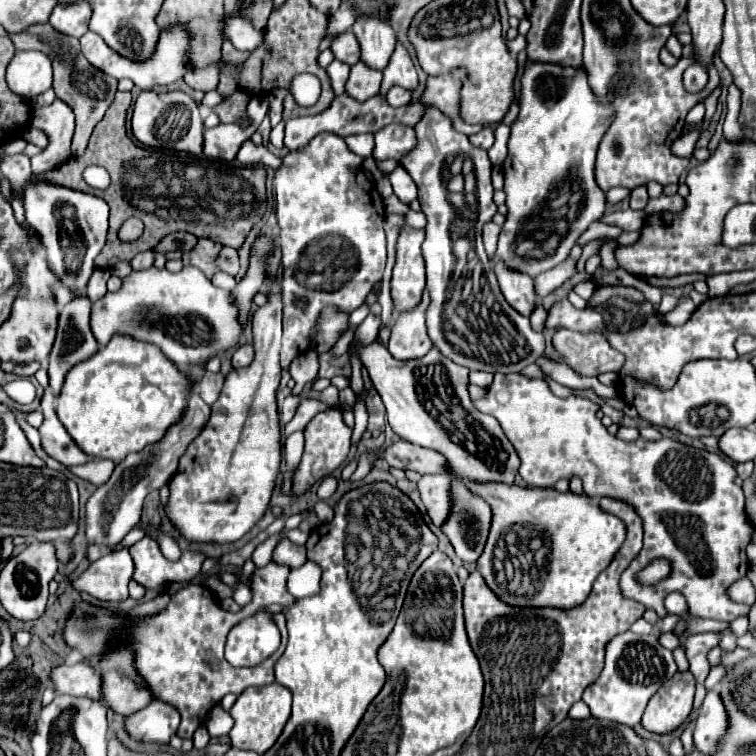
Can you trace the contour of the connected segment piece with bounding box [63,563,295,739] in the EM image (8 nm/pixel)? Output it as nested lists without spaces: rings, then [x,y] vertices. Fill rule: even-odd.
[[[269,563],[263,569],[255,569],[253,573],[253,601],[243,607],[239,613],[225,611],[213,597],[203,593],[203,587],[185,587],[177,595],[171,597],[169,605],[149,617],[129,619],[125,611],[113,607],[99,607],[87,601],[77,601],[69,611],[69,617],[63,625],[63,641],[67,647],[79,651],[85,661],[99,663],[111,649],[129,647],[133,653],[135,671],[149,685],[153,699],[173,705],[181,715],[181,725],[177,735],[183,739],[191,739],[195,729],[205,721],[207,713],[219,703],[227,693],[241,695],[247,687],[261,687],[275,681],[273,665],[281,657],[287,645],[287,627],[283,613],[273,615],[275,625],[281,631],[281,647],[267,657],[263,663],[255,667],[233,667],[223,657],[225,641],[229,631],[247,617],[257,615],[265,607],[279,603],[289,605],[295,599],[285,591],[289,569],[277,563]],[[271,579],[271,591],[269,591]]]

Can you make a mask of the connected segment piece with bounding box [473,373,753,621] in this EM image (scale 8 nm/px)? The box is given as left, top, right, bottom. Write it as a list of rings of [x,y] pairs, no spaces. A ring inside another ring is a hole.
[[[495,373],[491,385],[487,387],[487,393],[481,399],[473,401],[473,405],[481,413],[489,413],[499,421],[503,433],[507,435],[507,439],[513,443],[513,447],[521,457],[519,475],[527,485],[545,489],[545,487],[555,487],[559,479],[571,481],[573,477],[579,477],[583,481],[585,495],[619,499],[637,511],[637,515],[643,519],[645,539],[643,539],[641,553],[621,573],[619,585],[623,597],[655,609],[657,615],[667,615],[663,601],[671,591],[683,593],[689,603],[689,611],[703,619],[733,621],[735,617],[749,611],[745,605],[737,605],[727,597],[727,587],[737,579],[745,577],[749,569],[745,549],[753,533],[753,525],[749,525],[745,513],[743,491],[741,487],[735,485],[737,471],[733,463],[721,459],[715,453],[687,447],[673,439],[645,441],[643,437],[639,437],[633,443],[621,441],[609,435],[607,429],[601,425],[601,421],[595,417],[599,407],[593,401],[576,396],[557,397],[551,393],[551,389],[543,379],[529,378],[520,373]],[[653,557],[669,557],[669,561],[673,563],[673,573],[657,587],[643,589],[635,583],[635,573],[643,569],[647,561],[651,561]]]

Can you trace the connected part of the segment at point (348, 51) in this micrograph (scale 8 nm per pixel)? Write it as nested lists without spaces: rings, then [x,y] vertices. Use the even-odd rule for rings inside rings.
[[[351,29],[337,35],[329,49],[333,51],[335,59],[339,59],[339,61],[343,61],[347,65],[355,65],[359,61],[359,43],[357,43],[355,35],[351,33]]]

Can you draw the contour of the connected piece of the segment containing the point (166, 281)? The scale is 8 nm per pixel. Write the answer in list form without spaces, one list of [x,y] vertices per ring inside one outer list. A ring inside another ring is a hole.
[[[153,265],[151,269],[131,271],[131,275],[123,279],[123,285],[117,293],[105,293],[99,301],[93,303],[91,331],[101,347],[105,347],[113,335],[129,335],[137,341],[157,345],[169,361],[173,361],[179,367],[185,367],[189,363],[207,361],[209,357],[219,355],[229,347],[235,347],[241,335],[241,327],[235,321],[235,317],[237,309],[231,305],[229,291],[215,287],[197,267],[185,265],[179,273],[171,273]]]

